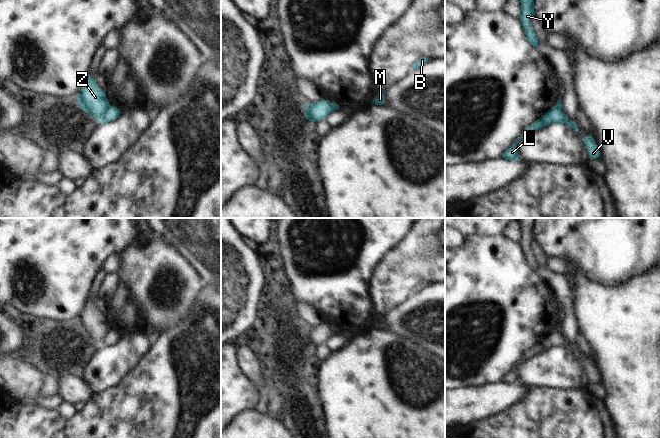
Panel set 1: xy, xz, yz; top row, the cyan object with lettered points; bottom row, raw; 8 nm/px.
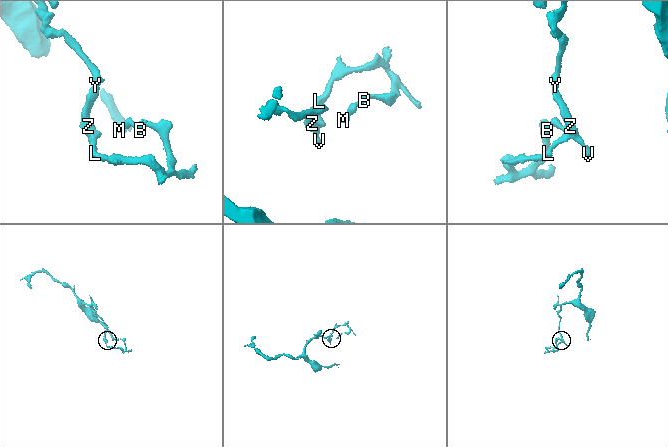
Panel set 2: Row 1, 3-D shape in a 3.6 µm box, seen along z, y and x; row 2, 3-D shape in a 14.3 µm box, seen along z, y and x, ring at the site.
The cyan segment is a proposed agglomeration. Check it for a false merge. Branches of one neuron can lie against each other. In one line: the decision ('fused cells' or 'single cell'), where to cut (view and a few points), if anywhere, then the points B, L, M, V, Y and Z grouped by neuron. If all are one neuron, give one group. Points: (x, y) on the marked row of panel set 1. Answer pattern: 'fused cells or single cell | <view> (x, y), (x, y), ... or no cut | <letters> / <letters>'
fused cells | xy (109, 104), (98, 122) | B L M / V Y Z

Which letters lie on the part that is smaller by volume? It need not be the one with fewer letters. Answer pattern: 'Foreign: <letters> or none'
Foreign: B, L, M

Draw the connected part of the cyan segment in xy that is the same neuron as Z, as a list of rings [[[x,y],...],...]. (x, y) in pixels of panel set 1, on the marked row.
[[[89,73],[78,93],[77,104],[80,106],[80,109],[94,116],[98,123],[105,109],[110,105],[106,92],[98,87]]]

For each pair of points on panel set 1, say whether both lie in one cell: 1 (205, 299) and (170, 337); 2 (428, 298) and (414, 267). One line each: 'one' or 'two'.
1: one
2: two

